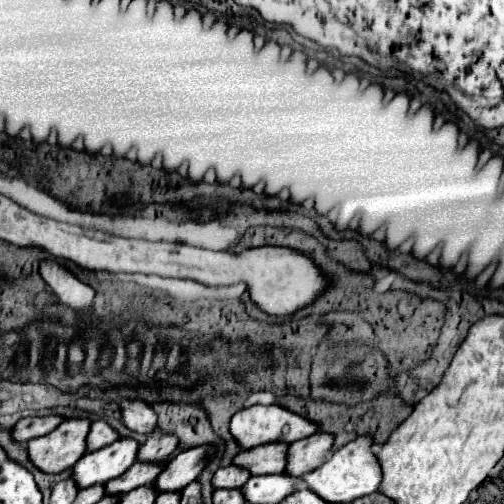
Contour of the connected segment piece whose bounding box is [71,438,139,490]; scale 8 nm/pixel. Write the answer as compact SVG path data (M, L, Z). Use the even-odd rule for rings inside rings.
M119 438L117 442L113 442L113 444L109 444L109 446L103 446L103 448L99 448L99 450L91 452L91 454L83 454L83 456L77 460L77 464L73 466L71 480L75 482L75 486L77 486L79 490L89 488L89 486L93 486L93 484L105 484L105 482L109 482L111 478L121 476L121 472L125 472L125 470L135 462L133 456L137 454L137 448L139 448L139 444L137 444L133 438Z

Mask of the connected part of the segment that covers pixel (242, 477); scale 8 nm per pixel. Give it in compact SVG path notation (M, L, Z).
M227 466L227 468L219 468L213 478L211 478L211 484L215 490L219 488L241 488L241 484L245 484L245 480L249 480L249 472L241 472L241 468L233 468Z

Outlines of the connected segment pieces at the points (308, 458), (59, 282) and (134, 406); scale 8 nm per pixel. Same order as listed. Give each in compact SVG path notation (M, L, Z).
M315 432L309 438L289 444L285 474L301 478L303 474L313 472L317 466L321 466L323 458L331 450L331 444L333 444L333 436L325 432Z
M41 262L41 278L49 284L61 304L85 312L93 300L91 286L79 282L67 268L57 262Z
M123 402L121 404L121 420L123 424L139 434L151 434L157 428L157 414L145 402Z

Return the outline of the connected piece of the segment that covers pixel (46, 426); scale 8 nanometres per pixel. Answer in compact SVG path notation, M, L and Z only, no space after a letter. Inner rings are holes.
M41 416L41 418L21 418L13 424L11 428L11 436L15 442L25 444L37 436L43 436L47 432L51 432L53 428L57 428L63 422L63 418L59 416Z

